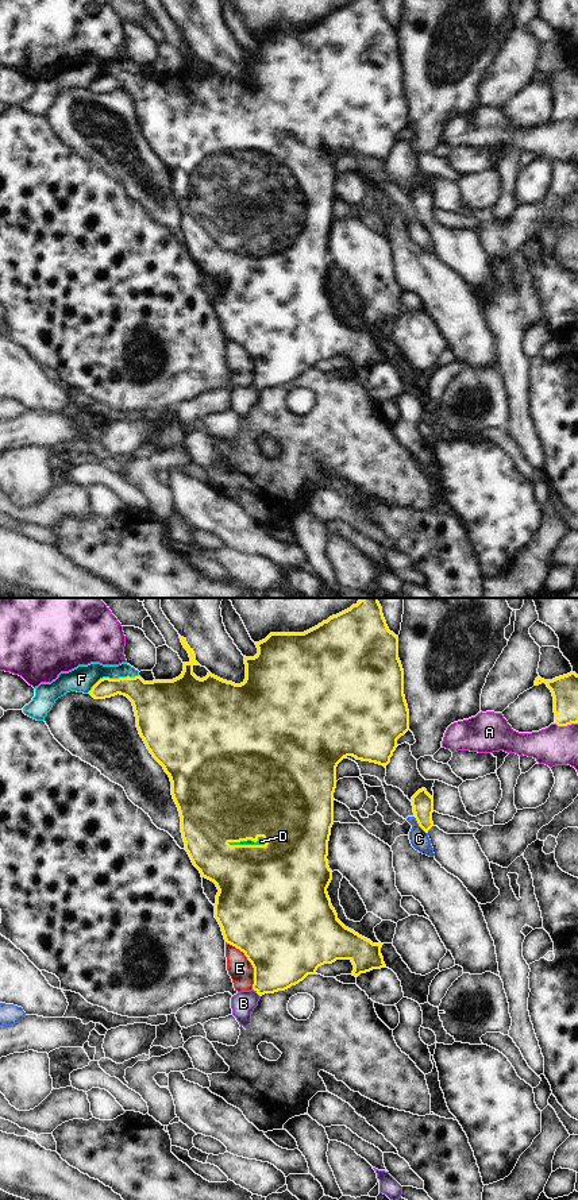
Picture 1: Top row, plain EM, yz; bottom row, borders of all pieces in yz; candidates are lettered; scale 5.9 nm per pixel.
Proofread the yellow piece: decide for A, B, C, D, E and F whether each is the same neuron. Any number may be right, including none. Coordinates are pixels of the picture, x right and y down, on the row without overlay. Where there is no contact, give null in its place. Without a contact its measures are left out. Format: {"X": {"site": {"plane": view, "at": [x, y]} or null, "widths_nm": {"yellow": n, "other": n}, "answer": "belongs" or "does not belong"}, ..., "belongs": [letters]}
{"A": {"site": {"plane": "yz", "at": [566, 120]}, "widths_nm": {"yellow": 160, "other": 240}, "answer": "does not belong"}, "B": {"site": {"plane": "yz", "at": [257, 388]}, "widths_nm": {"yellow": 340, "other": 140}, "answer": "does not belong"}, "C": {"site": {"plane": "yz", "at": [419, 220]}, "widths_nm": {"yellow": 130, "other": 110}, "answer": "does not belong"}, "D": {"site": {"plane": "yz", "at": [247, 240]}, "widths_nm": {"yellow": 480, "other": 50}, "answer": "belongs"}, "E": {"site": {"plane": "yz", "at": [250, 357]}, "widths_nm": {"yellow": 500, "other": 150}, "answer": "does not belong"}, "F": {"site": {"plane": "yz", "at": [112, 74]}, "widths_nm": {"yellow": 200, "other": 160}, "answer": "does not belong"}, "belongs": ["D"]}

